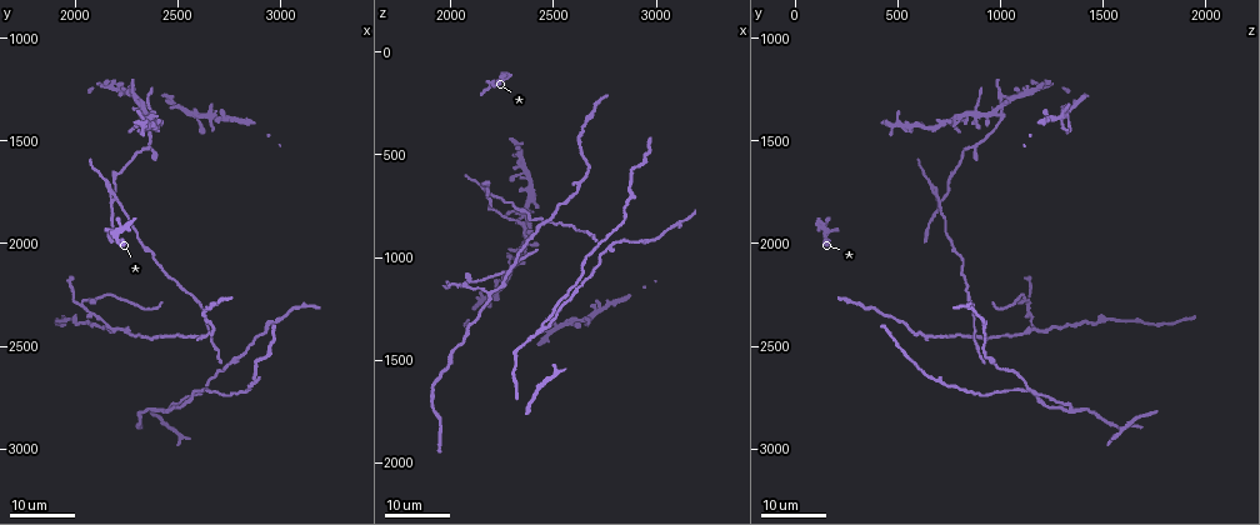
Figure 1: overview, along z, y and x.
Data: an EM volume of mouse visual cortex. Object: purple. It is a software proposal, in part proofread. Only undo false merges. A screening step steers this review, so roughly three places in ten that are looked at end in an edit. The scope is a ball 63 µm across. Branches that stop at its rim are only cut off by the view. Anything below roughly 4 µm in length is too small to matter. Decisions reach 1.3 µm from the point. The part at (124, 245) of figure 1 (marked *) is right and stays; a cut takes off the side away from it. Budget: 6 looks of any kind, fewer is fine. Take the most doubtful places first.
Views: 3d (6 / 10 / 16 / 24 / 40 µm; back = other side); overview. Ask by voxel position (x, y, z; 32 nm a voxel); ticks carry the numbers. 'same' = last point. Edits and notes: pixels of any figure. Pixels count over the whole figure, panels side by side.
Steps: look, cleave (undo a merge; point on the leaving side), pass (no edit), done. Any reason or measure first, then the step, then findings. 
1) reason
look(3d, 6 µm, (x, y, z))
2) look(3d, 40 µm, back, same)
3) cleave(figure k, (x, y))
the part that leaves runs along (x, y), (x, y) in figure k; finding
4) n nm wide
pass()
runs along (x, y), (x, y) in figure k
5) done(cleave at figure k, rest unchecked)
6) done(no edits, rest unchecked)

looks like a crossing
look(3d, 16 µm, (2600, 2720, 1130))

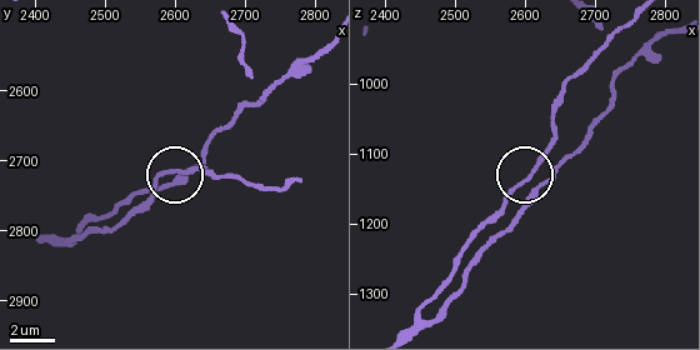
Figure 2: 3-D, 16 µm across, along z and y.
look(3d, 10 µm, (2600, 2715, 1140))

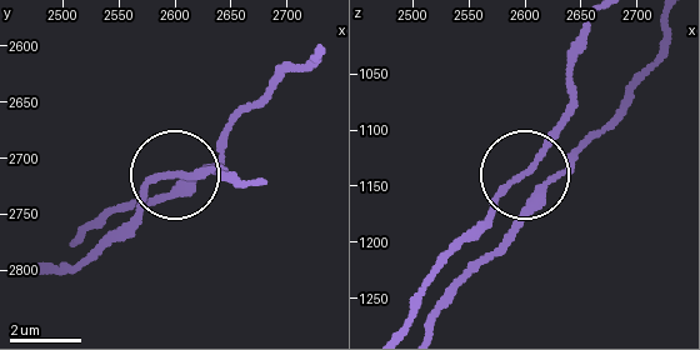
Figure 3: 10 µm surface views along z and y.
side arm 32 µm
pass()
one neuron here

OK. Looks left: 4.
look(3d, 16 µm, (2030, 2290, 1130))

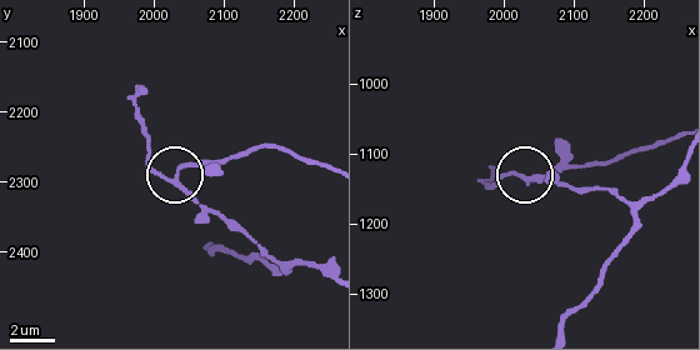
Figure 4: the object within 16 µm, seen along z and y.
look(3d, 10 µm, (2035, 2290, 1135))

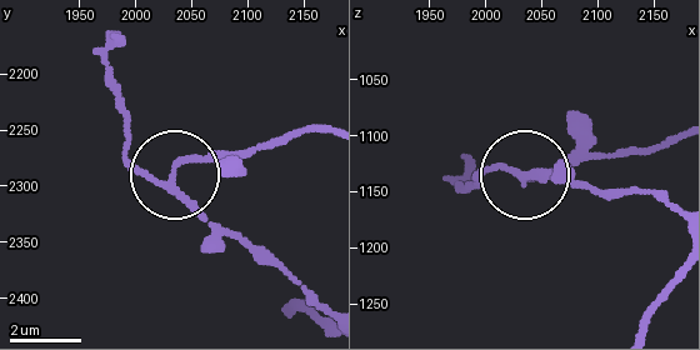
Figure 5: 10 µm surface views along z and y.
cleave(figure 5, (214, 153))
the part that leaves runs along (174, 169), (324, 130) in figure 5; a second neuron is stuck on

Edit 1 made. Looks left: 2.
done(cleave at figure 5, rest unchecked)

